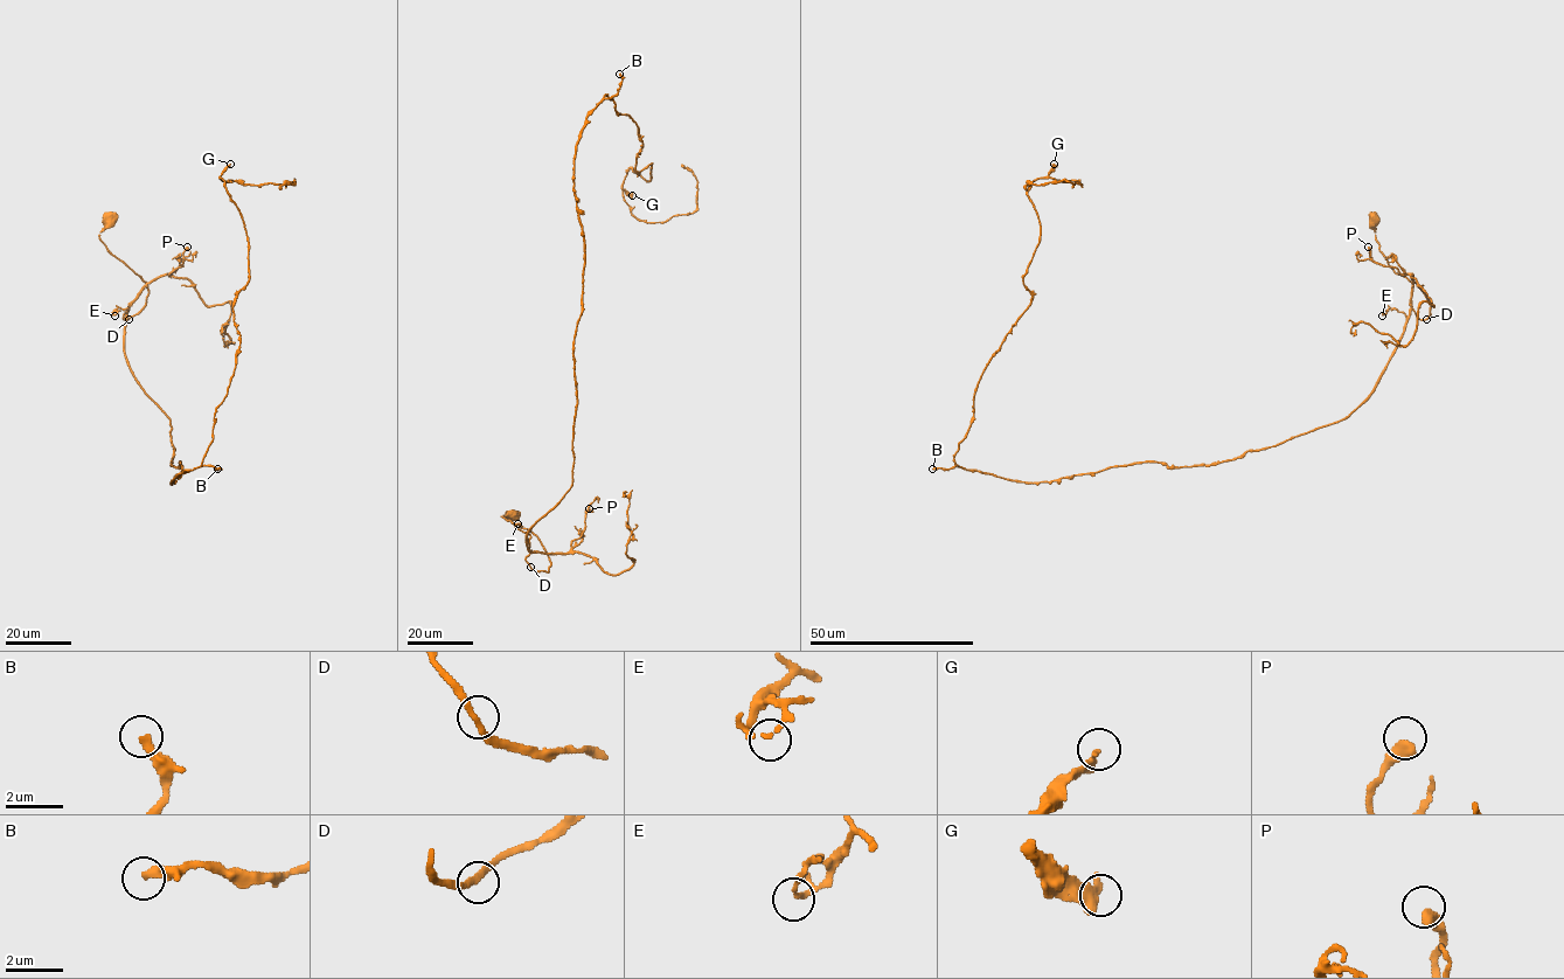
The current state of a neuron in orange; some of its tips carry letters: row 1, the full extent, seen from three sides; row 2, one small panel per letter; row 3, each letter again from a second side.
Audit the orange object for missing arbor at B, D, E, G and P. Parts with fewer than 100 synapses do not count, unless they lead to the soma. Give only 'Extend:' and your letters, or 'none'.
Extend: B

